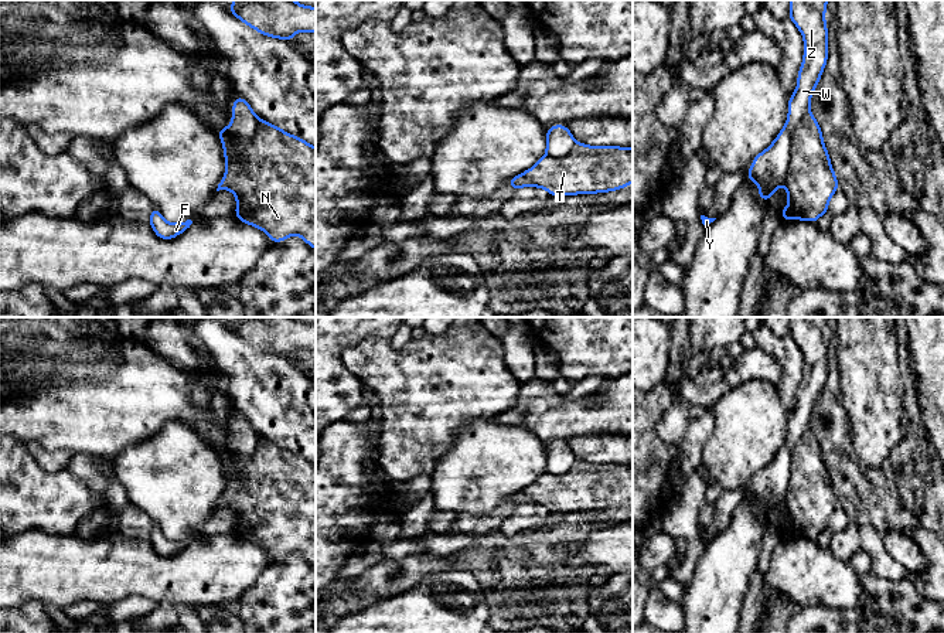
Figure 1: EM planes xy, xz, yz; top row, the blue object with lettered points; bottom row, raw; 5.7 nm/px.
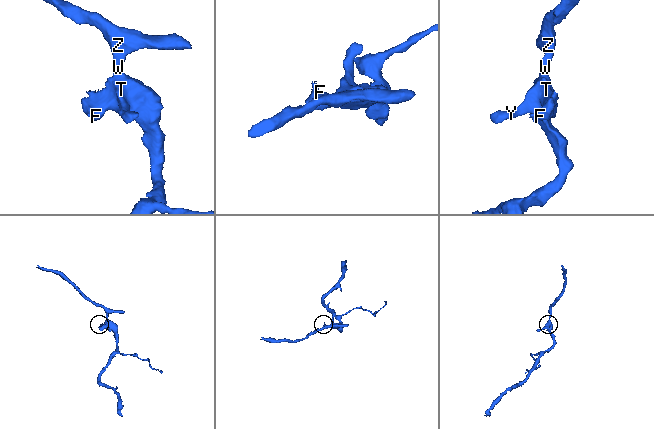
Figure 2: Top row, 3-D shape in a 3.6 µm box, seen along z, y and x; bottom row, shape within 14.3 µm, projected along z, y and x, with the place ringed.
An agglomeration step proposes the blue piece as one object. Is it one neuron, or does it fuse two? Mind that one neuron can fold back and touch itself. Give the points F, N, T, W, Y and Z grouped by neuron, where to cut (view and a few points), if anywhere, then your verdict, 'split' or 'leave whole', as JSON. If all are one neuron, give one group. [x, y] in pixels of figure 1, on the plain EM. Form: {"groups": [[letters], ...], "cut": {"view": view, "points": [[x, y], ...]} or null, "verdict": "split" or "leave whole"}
{"groups": [["F", "N", "T"], ["W", "Y", "Z"]], "cut": {"view": "yz", "points": [[808, 426], [793, 449], [790, 483], [783, 500]]}, "verdict": "split"}

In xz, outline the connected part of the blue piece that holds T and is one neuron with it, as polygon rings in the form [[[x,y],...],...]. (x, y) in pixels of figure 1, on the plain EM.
[[[576,459],[566,473],[543,473],[534,484],[507,500],[514,508],[521,504],[541,504],[555,514],[616,508],[633,500],[633,464],[599,464]]]

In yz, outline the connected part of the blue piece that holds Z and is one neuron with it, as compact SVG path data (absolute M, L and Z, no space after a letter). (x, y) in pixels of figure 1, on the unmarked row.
M790 317L788 334L804 354L804 377L798 388L797 406L788 418L788 435L774 459L759 470L747 497L759 501L759 513L769 520L770 513L784 501L790 484L793 449L810 428L812 408L819 399L828 377L828 346L825 326L828 317Z

